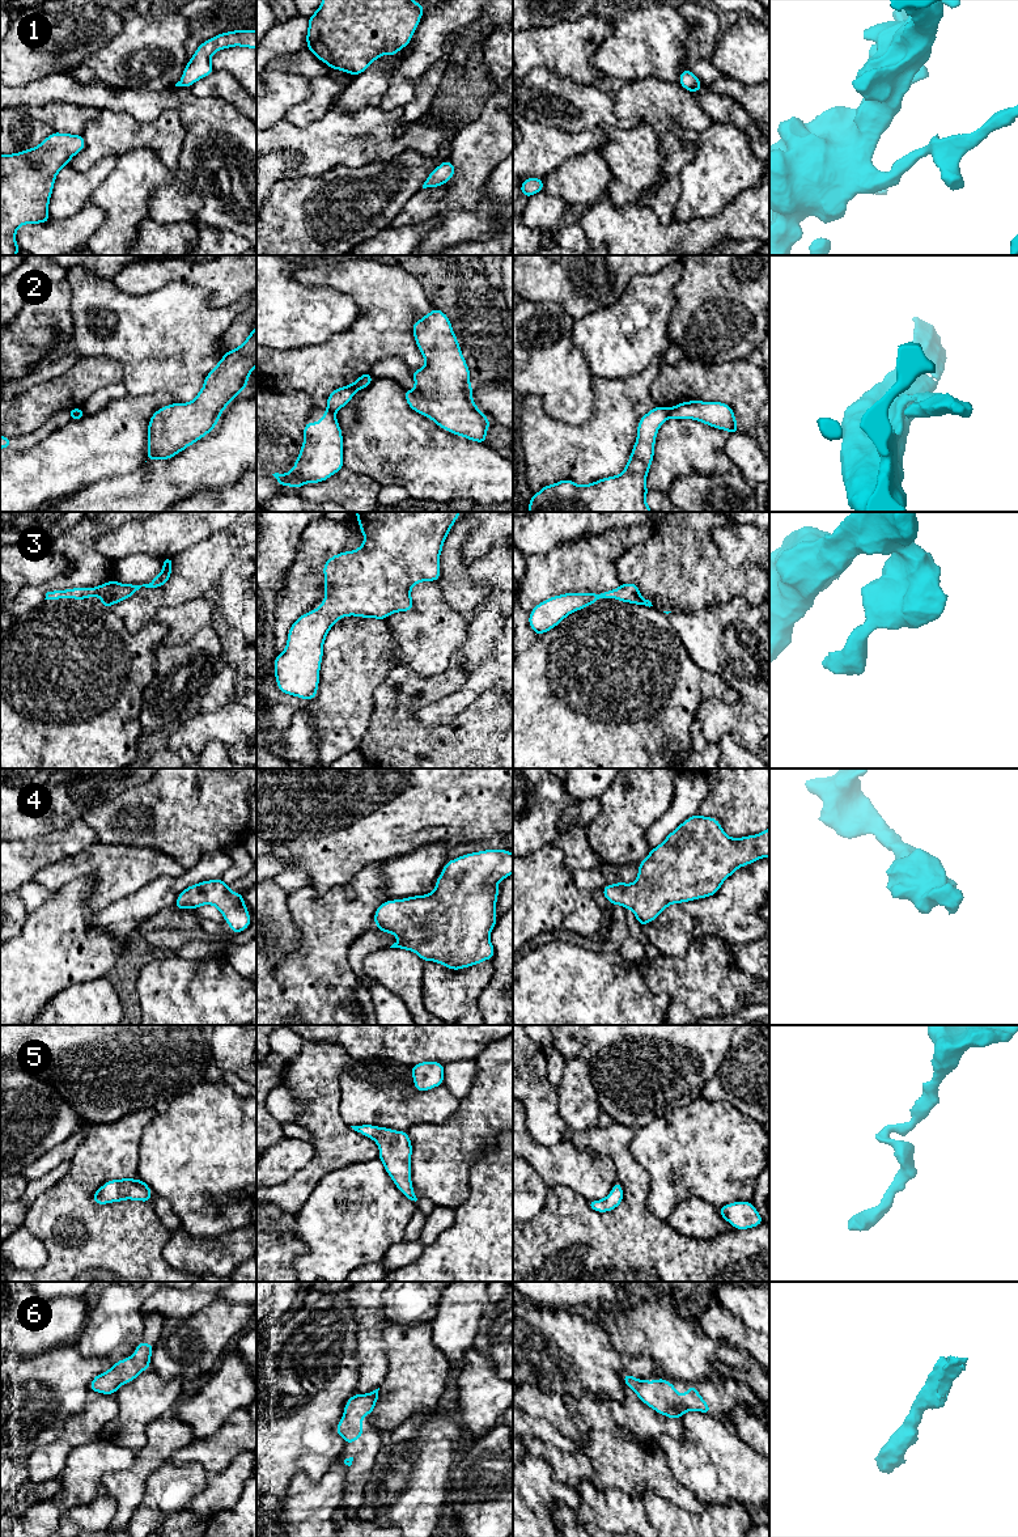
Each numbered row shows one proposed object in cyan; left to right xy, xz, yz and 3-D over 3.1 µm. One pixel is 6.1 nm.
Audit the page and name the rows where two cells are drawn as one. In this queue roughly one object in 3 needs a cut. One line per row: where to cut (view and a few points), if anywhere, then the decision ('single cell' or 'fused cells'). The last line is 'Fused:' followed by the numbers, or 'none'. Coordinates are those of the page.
1: no cut; single cell
2: cut in yz along (666, 409), (669, 416); fused cells
3: no cut; single cell
4: no cut; single cell
5: no cut; single cell
6: no cut; single cell
Fused: 2

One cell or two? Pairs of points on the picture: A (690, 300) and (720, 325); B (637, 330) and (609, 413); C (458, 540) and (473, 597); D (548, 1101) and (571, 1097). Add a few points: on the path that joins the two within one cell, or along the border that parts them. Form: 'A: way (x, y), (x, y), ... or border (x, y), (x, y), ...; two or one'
A: way (698, 304), (712, 317); one
B: border (648, 364), (640, 372), (624, 377), (593, 376); two
C: way (454, 554), (454, 579), (458, 583); one
D: border (555, 1089), (559, 1114), (568, 1127); two

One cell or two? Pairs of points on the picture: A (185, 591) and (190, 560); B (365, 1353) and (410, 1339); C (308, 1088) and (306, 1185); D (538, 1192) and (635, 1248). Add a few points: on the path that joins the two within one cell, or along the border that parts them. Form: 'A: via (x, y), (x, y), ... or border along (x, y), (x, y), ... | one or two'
A: via (186, 583), (190, 576), (190, 568) | one
B: border along (377, 1330), (385, 1345), (385, 1379) | two
C: via (323, 1112), (323, 1161) | one
D: border along (548, 1189), (543, 1207), (527, 1220) | two

